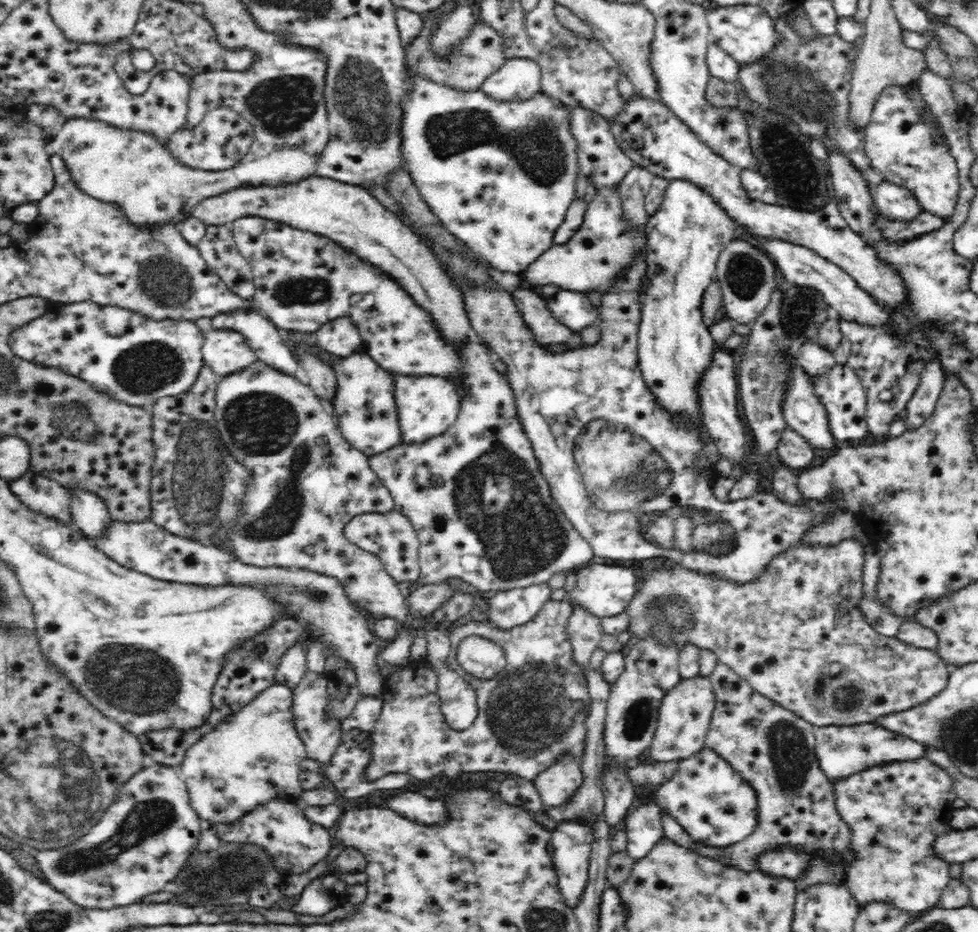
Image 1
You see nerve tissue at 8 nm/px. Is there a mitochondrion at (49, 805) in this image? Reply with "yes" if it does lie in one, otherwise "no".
yes

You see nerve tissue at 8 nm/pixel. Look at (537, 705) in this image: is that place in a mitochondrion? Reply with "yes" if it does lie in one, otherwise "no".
yes

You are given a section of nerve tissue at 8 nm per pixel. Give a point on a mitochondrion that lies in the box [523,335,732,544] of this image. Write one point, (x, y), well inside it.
(630, 469)

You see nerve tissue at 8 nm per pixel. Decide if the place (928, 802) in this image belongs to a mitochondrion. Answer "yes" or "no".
no

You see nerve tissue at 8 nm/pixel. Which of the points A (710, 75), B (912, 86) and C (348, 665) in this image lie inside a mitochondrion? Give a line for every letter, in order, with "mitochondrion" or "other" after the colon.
A: other
B: other
C: other

